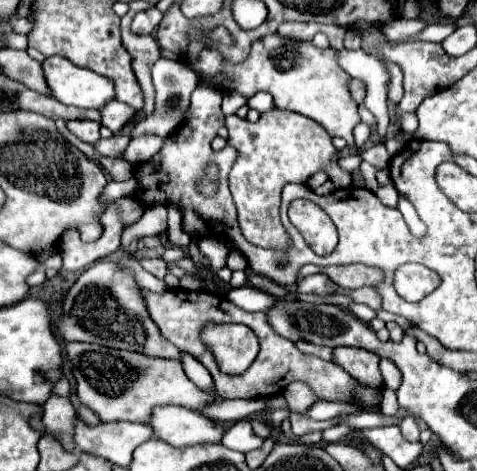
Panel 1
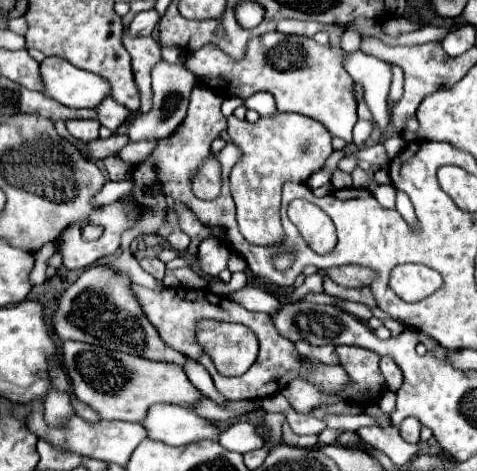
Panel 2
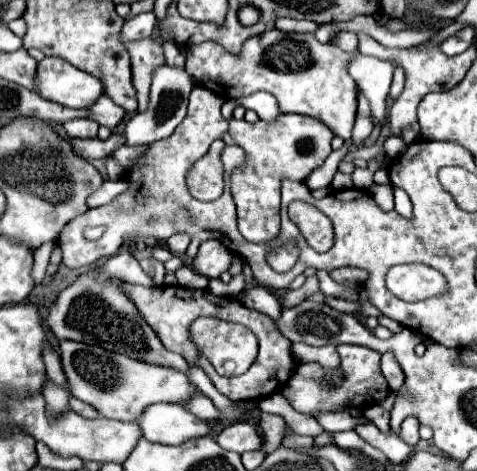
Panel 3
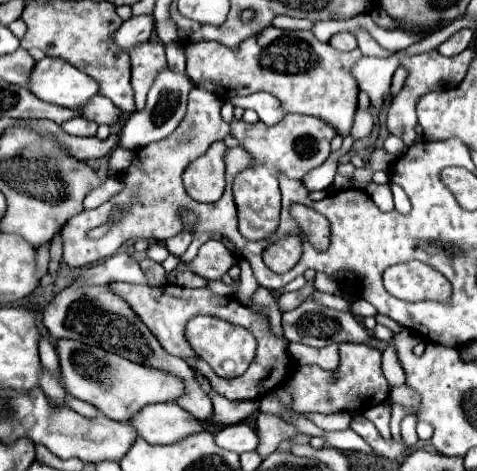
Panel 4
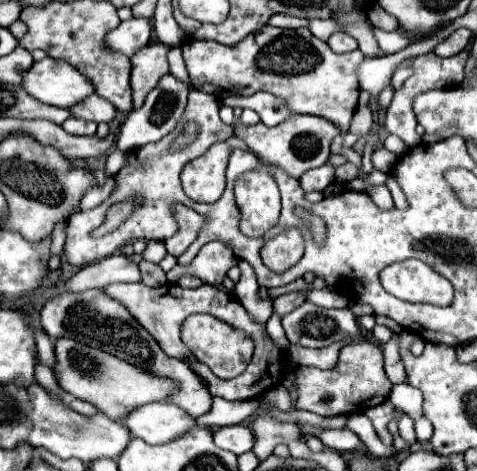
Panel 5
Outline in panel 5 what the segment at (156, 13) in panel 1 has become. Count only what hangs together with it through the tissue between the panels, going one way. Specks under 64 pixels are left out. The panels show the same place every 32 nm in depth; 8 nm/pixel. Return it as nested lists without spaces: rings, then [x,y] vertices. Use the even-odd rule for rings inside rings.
[[[130,18],[128,22],[122,22],[118,28],[108,32],[106,44],[114,52],[132,56],[136,50],[148,44],[150,32],[152,32],[152,26],[148,18]]]

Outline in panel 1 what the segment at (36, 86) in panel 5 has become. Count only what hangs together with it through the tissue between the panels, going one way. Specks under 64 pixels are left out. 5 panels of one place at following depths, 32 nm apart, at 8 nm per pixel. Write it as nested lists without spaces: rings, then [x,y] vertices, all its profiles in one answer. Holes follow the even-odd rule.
[[[50,56],[42,64],[52,96],[68,106],[100,110],[114,98],[114,84],[88,68],[80,68],[66,58]]]

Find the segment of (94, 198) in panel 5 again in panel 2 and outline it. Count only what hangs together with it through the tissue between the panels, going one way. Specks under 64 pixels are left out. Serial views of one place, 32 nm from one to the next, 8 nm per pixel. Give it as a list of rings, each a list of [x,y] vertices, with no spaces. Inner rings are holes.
[[[124,180],[124,181],[107,181],[102,189],[94,196],[94,204],[112,204],[116,200],[120,200],[122,196],[130,194],[130,190],[134,188],[134,180]]]

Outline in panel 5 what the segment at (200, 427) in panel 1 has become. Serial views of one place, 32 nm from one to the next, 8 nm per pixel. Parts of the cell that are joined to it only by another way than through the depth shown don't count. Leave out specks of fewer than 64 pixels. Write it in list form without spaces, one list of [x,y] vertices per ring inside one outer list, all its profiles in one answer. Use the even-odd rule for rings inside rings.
[[[172,402],[146,404],[120,422],[148,444],[168,444],[196,428],[196,420]]]

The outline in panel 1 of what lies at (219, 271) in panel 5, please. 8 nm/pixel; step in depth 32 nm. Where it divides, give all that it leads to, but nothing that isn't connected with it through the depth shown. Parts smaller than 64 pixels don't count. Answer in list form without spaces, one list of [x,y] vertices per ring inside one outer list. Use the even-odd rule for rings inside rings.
[[[202,238],[200,240],[200,250],[208,256],[208,260],[210,260],[210,270],[212,272],[216,272],[216,270],[220,270],[220,268],[224,268],[226,266],[226,256],[228,256],[228,248],[224,246],[224,242],[220,242],[220,240],[214,240],[214,238]]]

